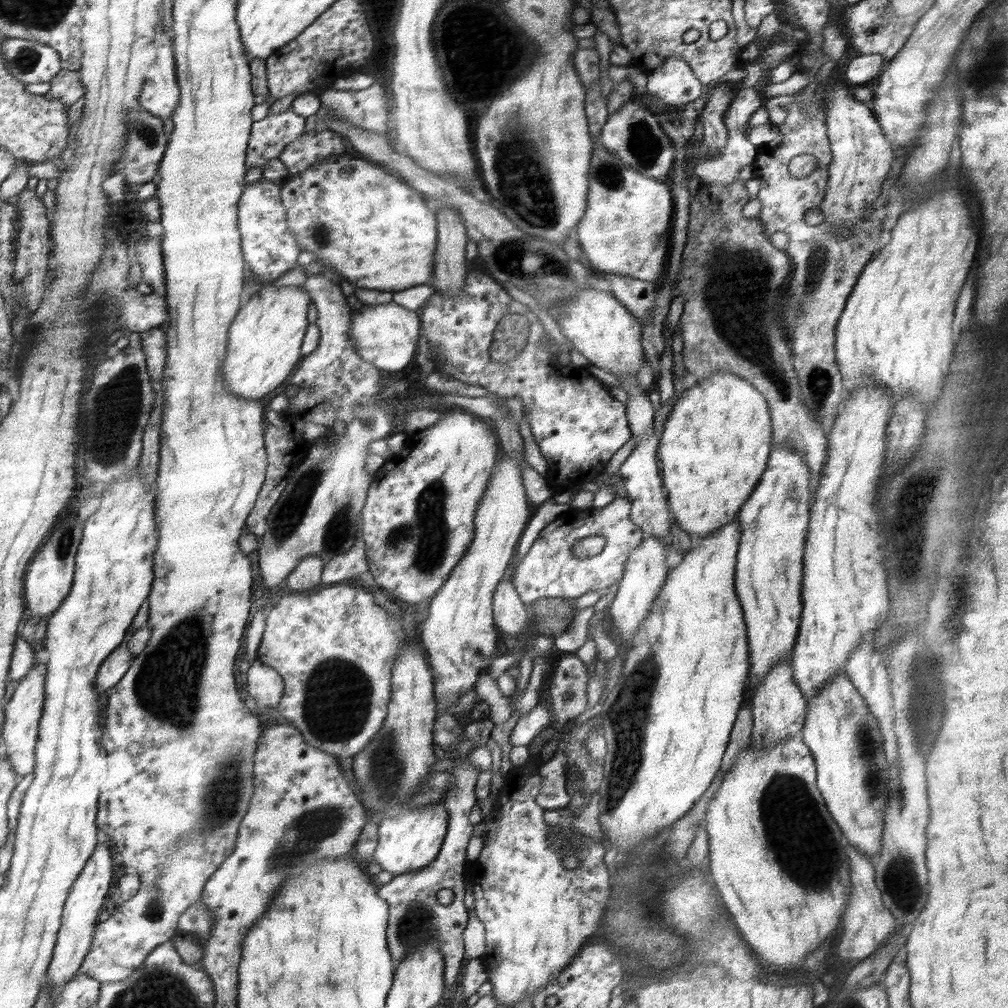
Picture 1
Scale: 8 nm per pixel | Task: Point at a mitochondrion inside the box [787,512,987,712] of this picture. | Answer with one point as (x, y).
(950, 636)

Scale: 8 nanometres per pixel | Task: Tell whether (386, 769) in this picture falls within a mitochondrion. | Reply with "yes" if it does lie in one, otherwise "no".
yes

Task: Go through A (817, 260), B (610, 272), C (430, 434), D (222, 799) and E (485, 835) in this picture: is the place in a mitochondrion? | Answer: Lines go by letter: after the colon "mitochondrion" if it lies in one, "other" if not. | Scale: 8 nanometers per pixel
A: mitochondrion
B: other
C: other
D: mitochondrion
E: other

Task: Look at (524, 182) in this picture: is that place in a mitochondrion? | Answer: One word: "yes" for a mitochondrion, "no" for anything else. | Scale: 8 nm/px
yes

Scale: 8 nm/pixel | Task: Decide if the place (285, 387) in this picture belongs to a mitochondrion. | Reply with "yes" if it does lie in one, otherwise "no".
no

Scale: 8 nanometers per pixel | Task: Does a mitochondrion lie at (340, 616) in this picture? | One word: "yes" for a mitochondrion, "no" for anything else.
no

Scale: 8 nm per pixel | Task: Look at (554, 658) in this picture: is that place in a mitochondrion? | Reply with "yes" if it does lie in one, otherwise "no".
no

